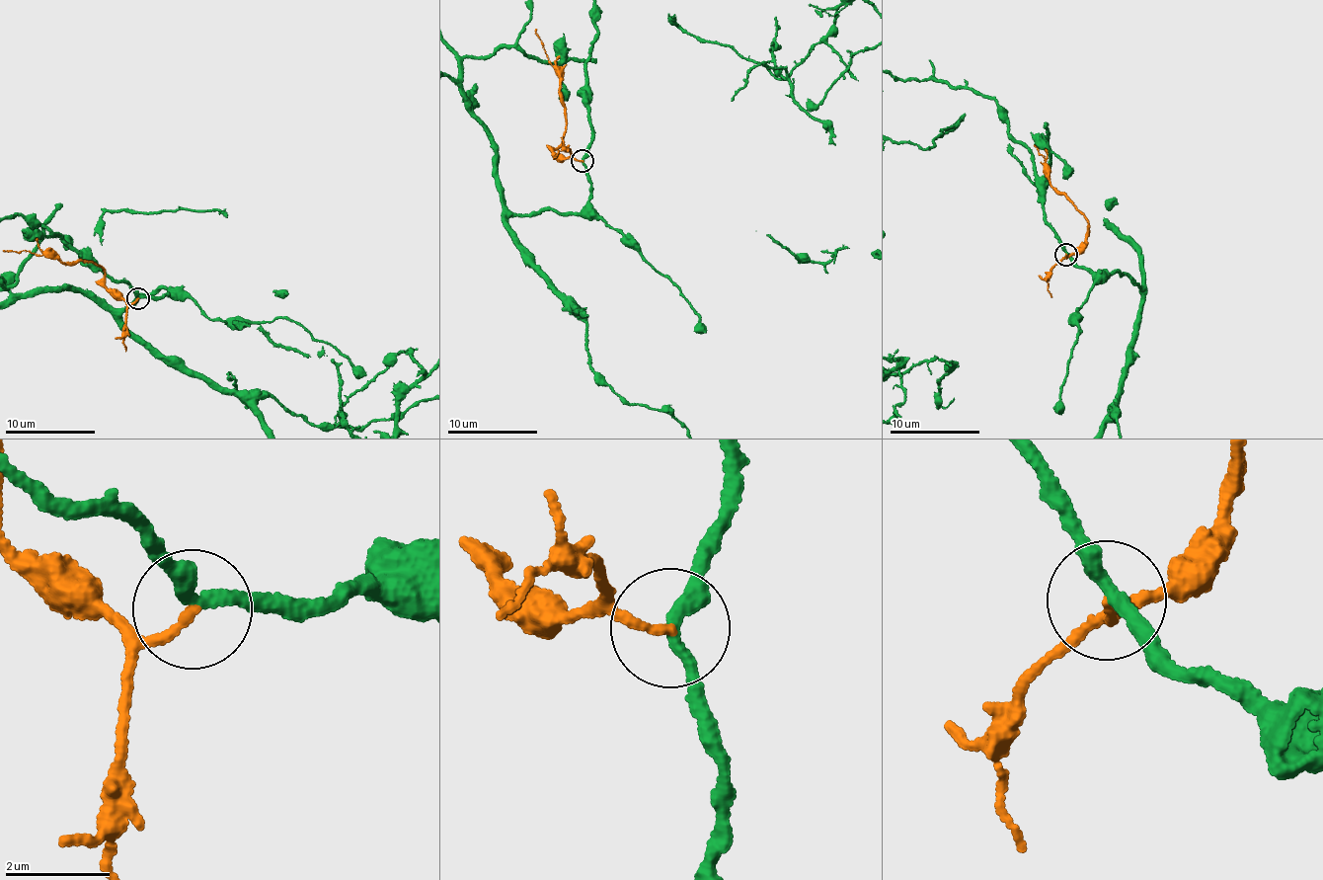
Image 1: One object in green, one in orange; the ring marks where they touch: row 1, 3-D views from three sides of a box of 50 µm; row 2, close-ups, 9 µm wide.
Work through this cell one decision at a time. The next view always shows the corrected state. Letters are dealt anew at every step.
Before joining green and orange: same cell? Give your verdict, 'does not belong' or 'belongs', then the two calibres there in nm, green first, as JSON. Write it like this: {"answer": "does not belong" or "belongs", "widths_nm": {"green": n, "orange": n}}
{"answer": "does not belong", "widths_nm": {"green": 280, "orange": 170}}

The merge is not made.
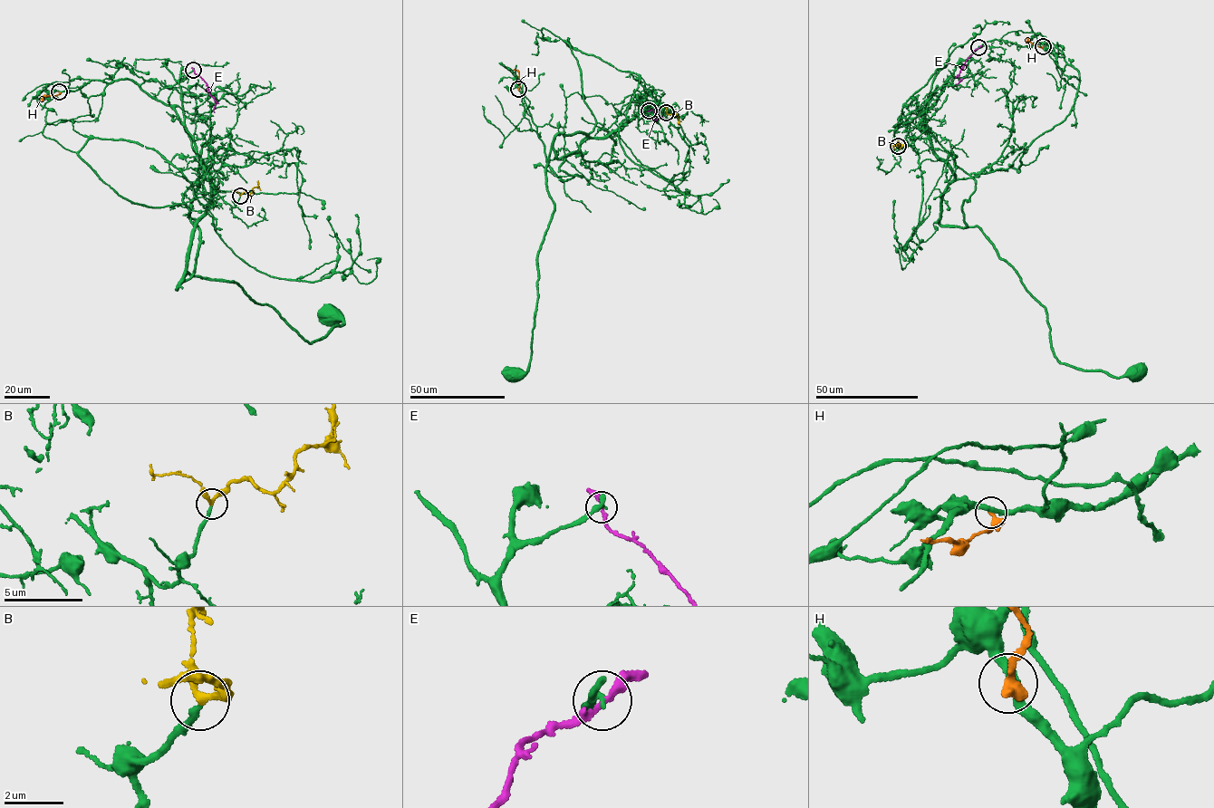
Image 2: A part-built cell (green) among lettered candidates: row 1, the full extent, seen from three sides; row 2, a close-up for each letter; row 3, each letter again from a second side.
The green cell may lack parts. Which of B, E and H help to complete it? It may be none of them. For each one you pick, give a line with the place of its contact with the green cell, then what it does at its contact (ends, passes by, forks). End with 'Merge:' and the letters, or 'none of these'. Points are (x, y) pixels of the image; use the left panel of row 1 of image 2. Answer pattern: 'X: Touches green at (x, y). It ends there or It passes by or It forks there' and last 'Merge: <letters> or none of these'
B: Touches green at (240, 196). It passes by
Merge: B

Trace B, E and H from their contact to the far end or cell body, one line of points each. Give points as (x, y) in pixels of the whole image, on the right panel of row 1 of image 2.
B: (898, 146), (893, 145), (902, 145), (907, 141)
E: (978, 47), (965, 62), (959, 75), (961, 81), (956, 84)
H: (1043, 46), (1034, 45), (1027, 39), (1026, 42)

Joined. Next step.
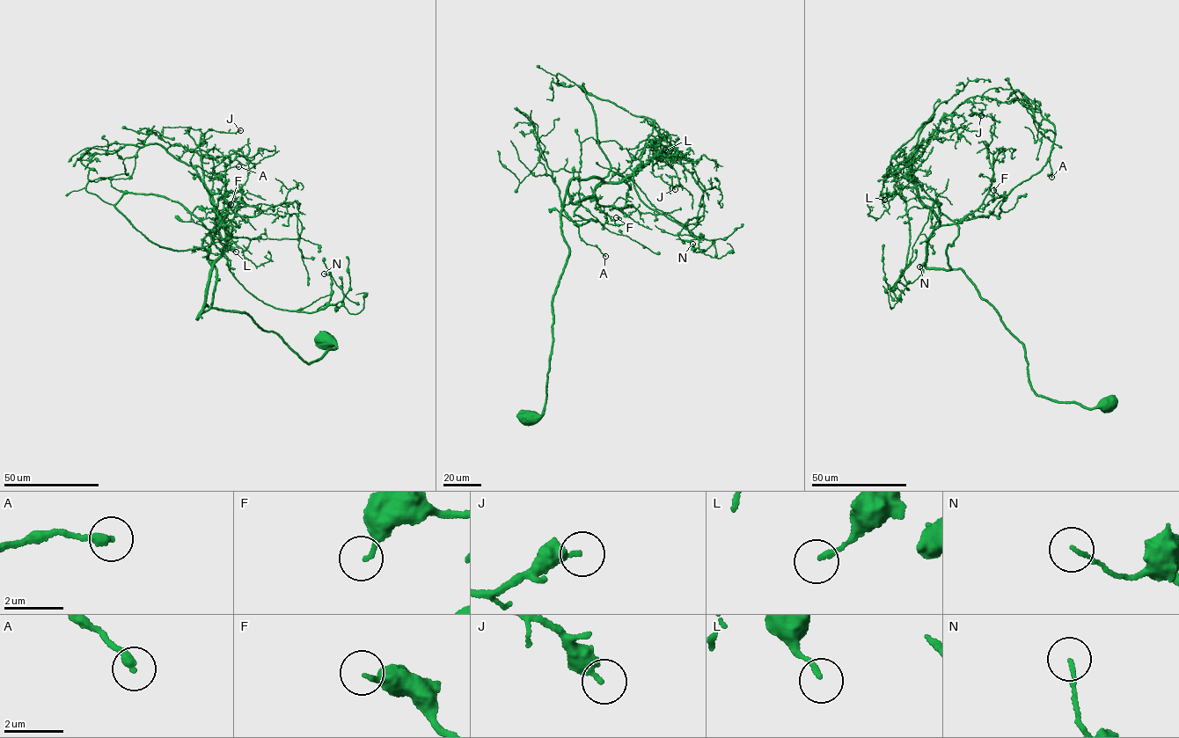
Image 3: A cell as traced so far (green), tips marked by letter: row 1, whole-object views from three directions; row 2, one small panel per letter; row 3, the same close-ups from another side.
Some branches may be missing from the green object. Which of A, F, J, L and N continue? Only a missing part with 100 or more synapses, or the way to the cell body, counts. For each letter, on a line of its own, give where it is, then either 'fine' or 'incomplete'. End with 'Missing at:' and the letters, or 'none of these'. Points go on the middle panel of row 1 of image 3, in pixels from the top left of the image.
A: at (605, 256); fine
F: at (616, 217); fine
J: at (675, 189); fine
L: at (665, 149); fine
N: at (692, 244); fine
Missing at: none of these

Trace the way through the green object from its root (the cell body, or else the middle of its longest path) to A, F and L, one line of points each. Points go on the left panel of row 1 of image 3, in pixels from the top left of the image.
A: (323, 340), (334, 347), (308, 364), (242, 311), (201, 312), (228, 211), (195, 168), (238, 166)
F: (323, 340), (334, 347), (308, 364), (242, 311), (201, 312), (230, 204)
L: (323, 340), (334, 347), (308, 364), (242, 311), (206, 304), (196, 318), (227, 258), (217, 248), (236, 252)

